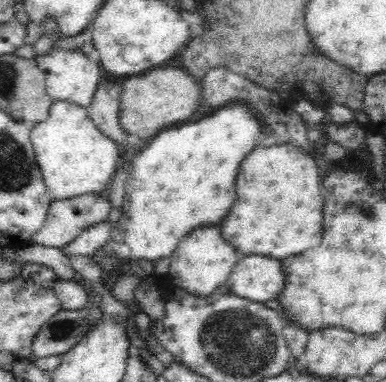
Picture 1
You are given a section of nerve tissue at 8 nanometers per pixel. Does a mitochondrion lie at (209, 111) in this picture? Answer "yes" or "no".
no

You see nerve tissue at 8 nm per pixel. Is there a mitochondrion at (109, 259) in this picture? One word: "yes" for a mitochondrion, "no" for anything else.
yes

